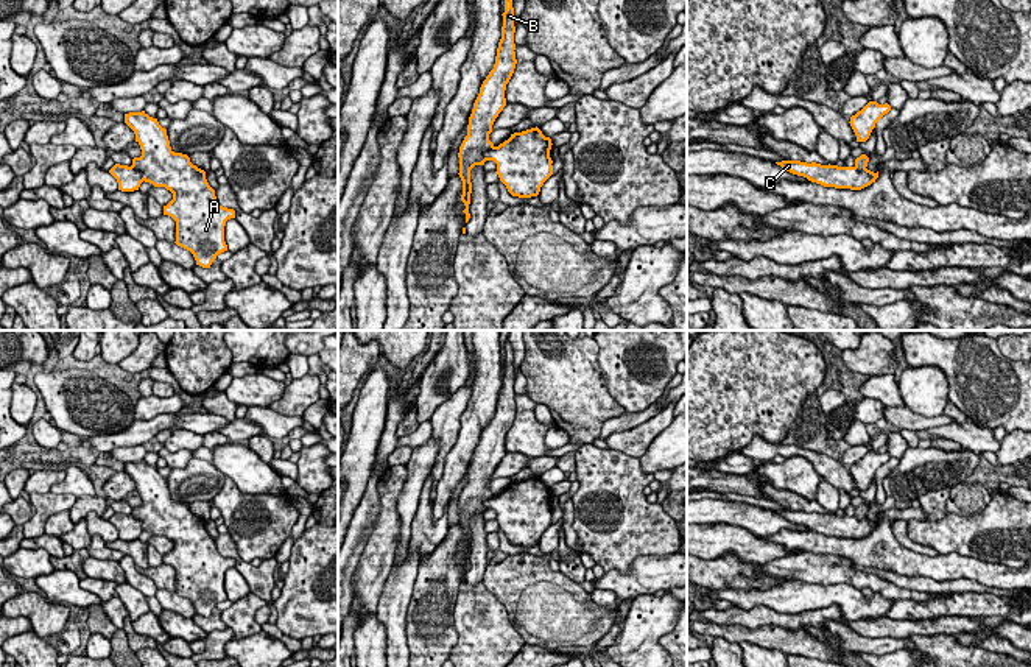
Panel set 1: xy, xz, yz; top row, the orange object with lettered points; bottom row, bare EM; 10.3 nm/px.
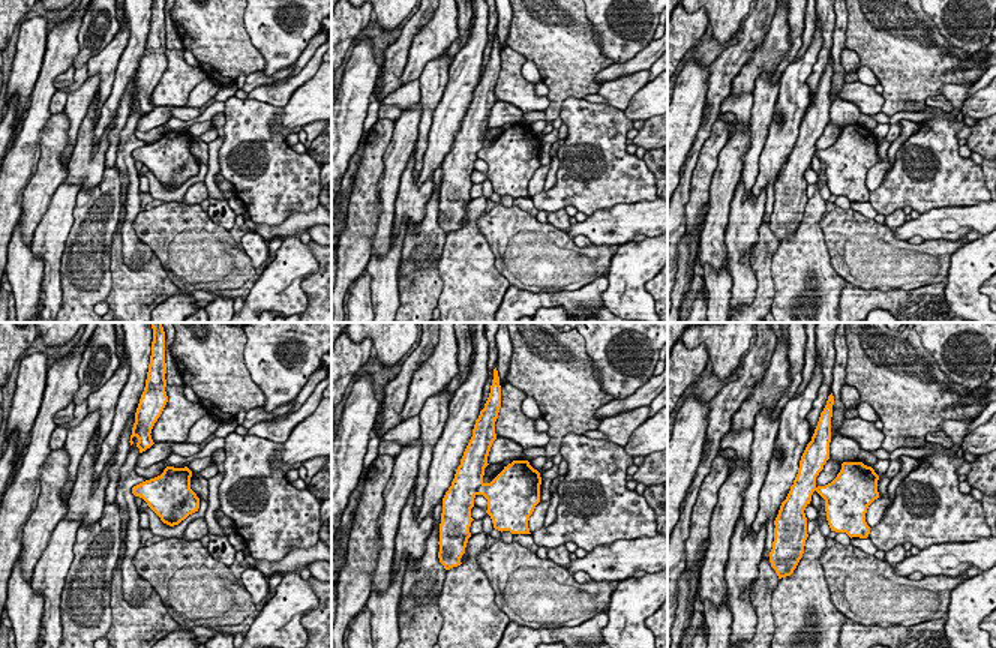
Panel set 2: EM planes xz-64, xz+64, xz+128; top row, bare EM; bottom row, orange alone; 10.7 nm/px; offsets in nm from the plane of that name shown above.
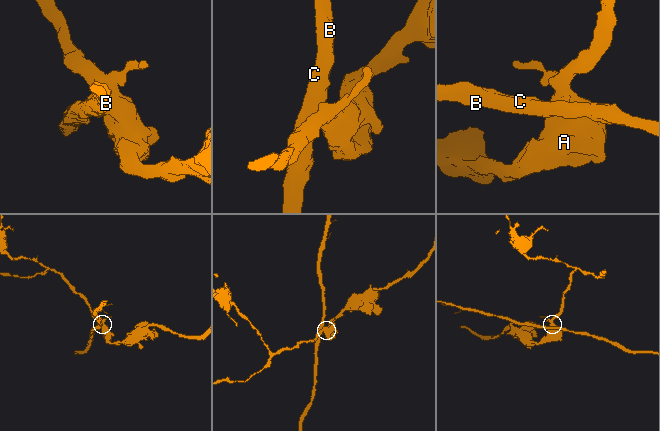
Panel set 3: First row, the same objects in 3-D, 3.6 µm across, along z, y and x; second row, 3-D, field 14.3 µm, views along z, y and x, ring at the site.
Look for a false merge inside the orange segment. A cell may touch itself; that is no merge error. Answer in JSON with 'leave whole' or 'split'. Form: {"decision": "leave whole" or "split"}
{"decision": "leave whole"}

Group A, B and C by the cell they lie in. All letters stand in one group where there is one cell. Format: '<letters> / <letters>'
A B C

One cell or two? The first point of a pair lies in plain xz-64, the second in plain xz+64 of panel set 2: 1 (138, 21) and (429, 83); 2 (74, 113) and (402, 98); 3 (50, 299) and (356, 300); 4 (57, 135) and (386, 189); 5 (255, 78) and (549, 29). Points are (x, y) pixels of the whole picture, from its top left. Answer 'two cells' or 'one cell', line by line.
1: two cells
2: two cells
3: two cells
4: two cells
5: two cells

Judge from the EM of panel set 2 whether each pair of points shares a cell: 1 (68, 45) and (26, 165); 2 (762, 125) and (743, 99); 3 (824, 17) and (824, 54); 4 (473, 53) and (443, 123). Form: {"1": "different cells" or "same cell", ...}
{"1": "same cell", "2": "different cells", "3": "same cell", "4": "same cell"}

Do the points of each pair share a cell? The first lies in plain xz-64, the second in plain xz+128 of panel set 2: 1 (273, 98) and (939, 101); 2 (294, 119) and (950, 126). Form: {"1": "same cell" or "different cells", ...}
{"1": "different cells", "2": "different cells"}

